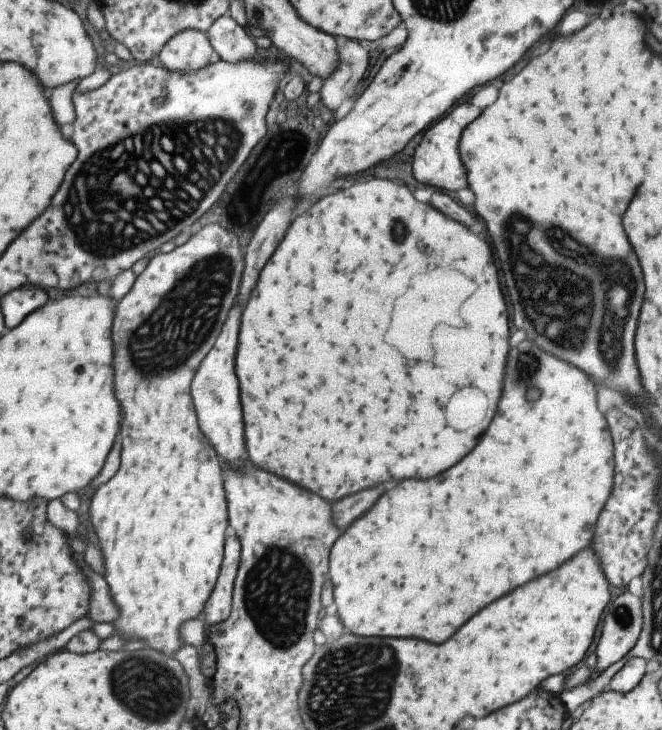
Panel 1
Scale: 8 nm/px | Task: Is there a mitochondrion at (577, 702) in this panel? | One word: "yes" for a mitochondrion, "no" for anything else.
no

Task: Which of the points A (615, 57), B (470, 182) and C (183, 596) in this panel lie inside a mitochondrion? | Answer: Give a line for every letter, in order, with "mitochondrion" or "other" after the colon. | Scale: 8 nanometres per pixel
A: other
B: other
C: other

